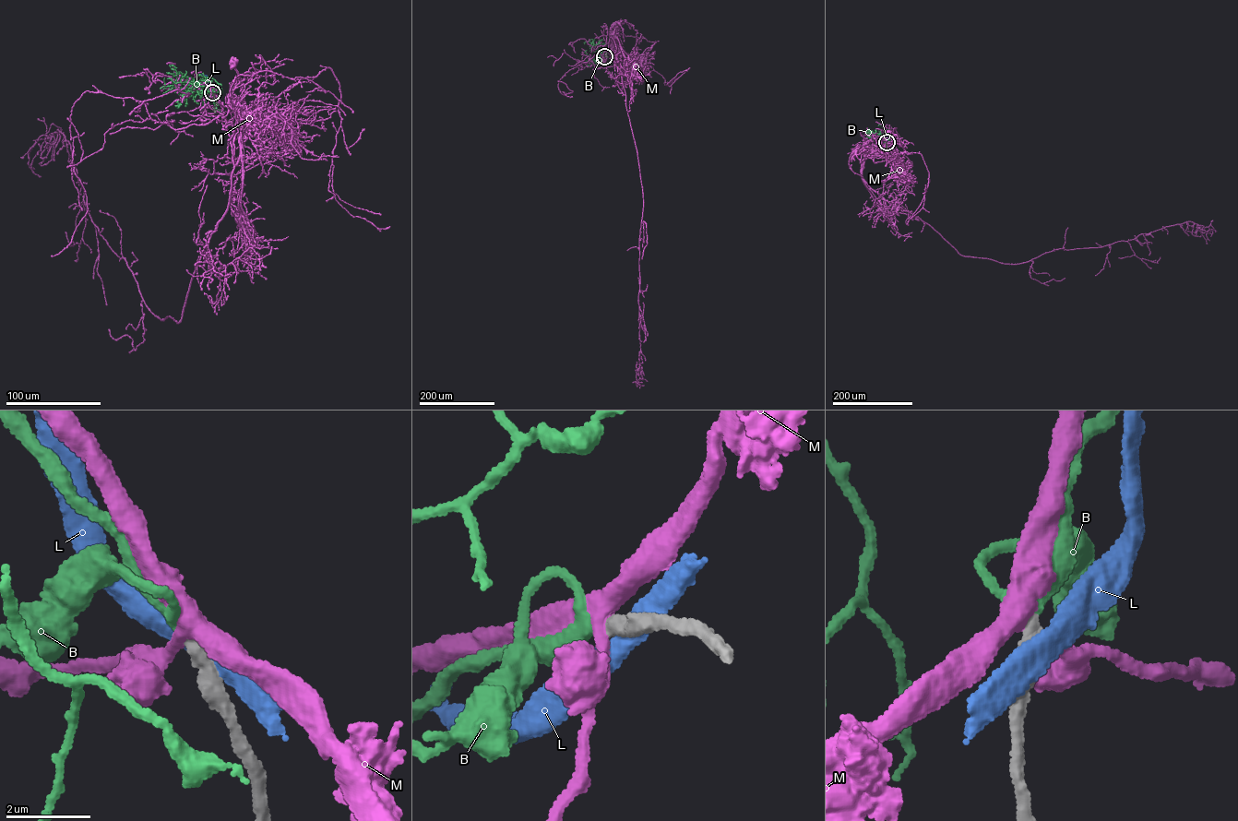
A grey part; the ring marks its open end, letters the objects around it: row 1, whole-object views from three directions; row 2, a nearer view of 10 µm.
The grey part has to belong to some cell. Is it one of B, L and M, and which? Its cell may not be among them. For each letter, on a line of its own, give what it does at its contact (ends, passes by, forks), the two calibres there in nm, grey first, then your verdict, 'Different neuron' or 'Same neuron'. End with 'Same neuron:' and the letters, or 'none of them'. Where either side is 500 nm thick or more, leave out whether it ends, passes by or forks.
B: It passes by. Thickness 340 nm (grey) against 320 nm. Same neuron
L: Thickness 550 nm (grey) against 500 nm. Different neuron
M: It forks there. Thickness 400 nm (grey) against 360 nm. Different neuron
Same neuron: B

